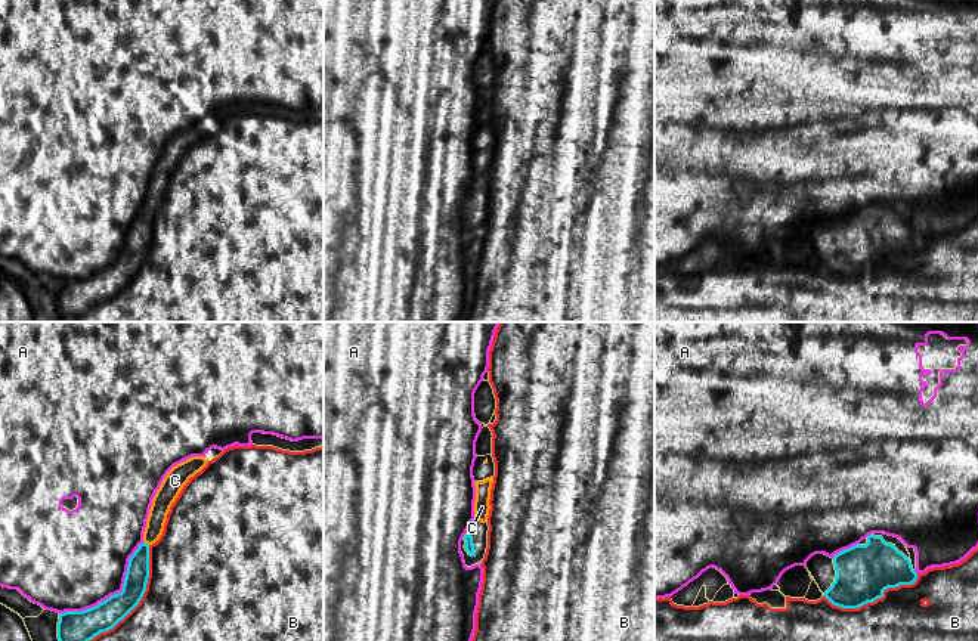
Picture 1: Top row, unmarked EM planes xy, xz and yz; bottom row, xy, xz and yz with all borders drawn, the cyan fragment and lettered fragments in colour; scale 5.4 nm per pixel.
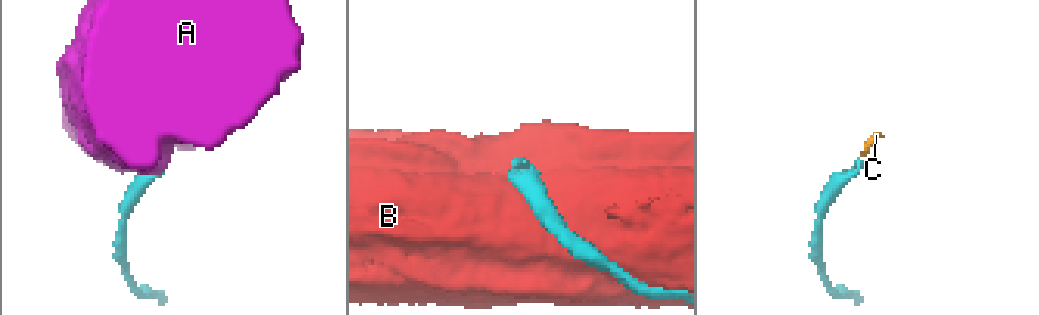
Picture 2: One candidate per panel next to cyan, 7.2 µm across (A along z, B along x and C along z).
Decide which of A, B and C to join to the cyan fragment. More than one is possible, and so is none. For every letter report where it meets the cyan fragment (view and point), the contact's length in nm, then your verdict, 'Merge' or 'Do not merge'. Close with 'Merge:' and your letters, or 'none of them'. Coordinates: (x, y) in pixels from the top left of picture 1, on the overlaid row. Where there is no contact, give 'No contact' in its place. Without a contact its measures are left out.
A: Touches cyan at xy (115, 594). Shared border 600 nm. Do not merge
B: Touches cyan at xy (141, 598). Shared border 600 nm. Do not merge
C: Touches cyan at xy (146, 544). Shared border 40 nm. Merge
Merge: C

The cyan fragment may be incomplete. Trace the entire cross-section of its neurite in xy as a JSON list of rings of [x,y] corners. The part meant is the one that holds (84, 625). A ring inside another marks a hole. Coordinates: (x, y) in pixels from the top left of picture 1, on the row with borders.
[[[192,456],[174,465],[167,473],[152,499],[143,532],[143,542],[129,560],[123,591],[92,609],[61,613],[58,622],[59,641],[90,641],[100,632],[112,629],[139,604],[146,591],[149,577],[149,546],[163,535],[170,507],[183,486],[191,477],[199,473],[207,462],[208,459],[205,456]]]

